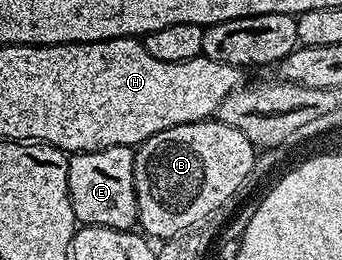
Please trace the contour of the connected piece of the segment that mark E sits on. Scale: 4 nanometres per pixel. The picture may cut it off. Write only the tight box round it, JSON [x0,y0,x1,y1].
[67,147,138,230]

